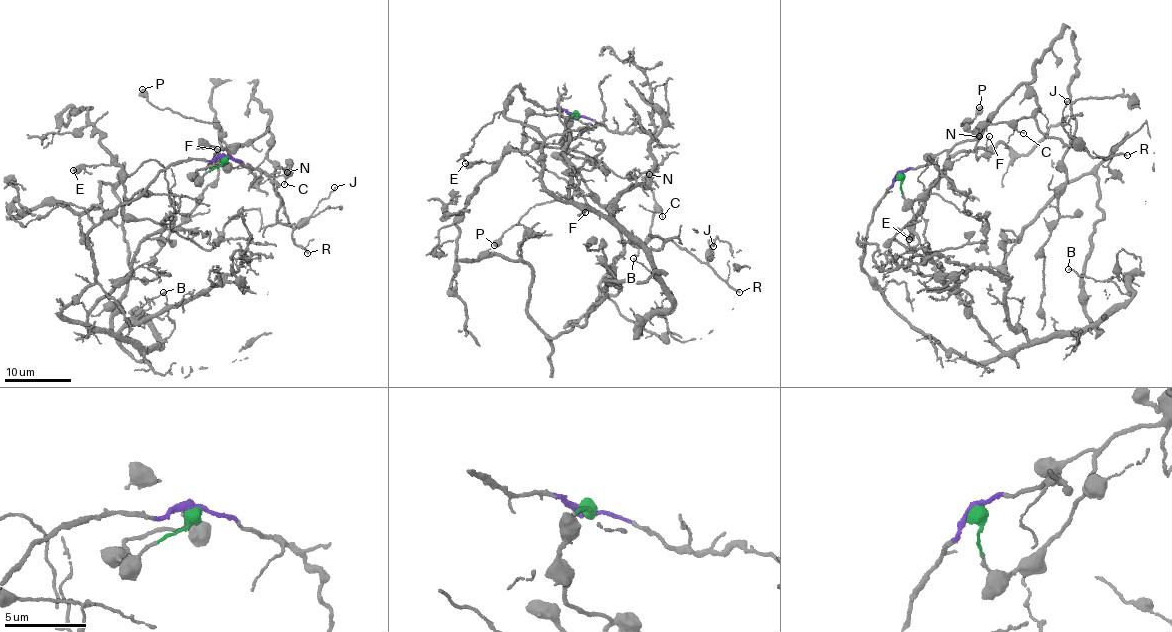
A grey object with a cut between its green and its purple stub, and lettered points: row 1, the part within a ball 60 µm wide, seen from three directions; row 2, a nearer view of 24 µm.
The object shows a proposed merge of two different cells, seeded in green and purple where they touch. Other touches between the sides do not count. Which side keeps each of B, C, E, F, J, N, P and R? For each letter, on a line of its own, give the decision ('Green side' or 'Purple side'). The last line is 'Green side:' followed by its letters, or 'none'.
B: Purple side
C: Green side
E: Purple side
F: Green side
J: Green side
N: Green side
P: Green side
R: Green side
Green side: C, F, J, N, P, R

